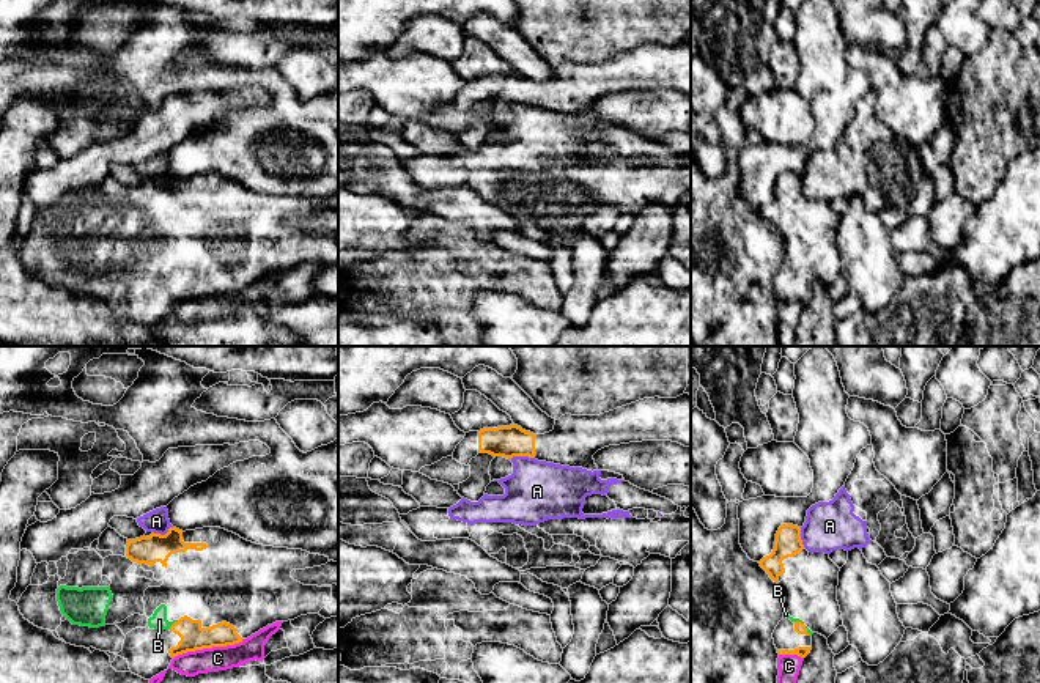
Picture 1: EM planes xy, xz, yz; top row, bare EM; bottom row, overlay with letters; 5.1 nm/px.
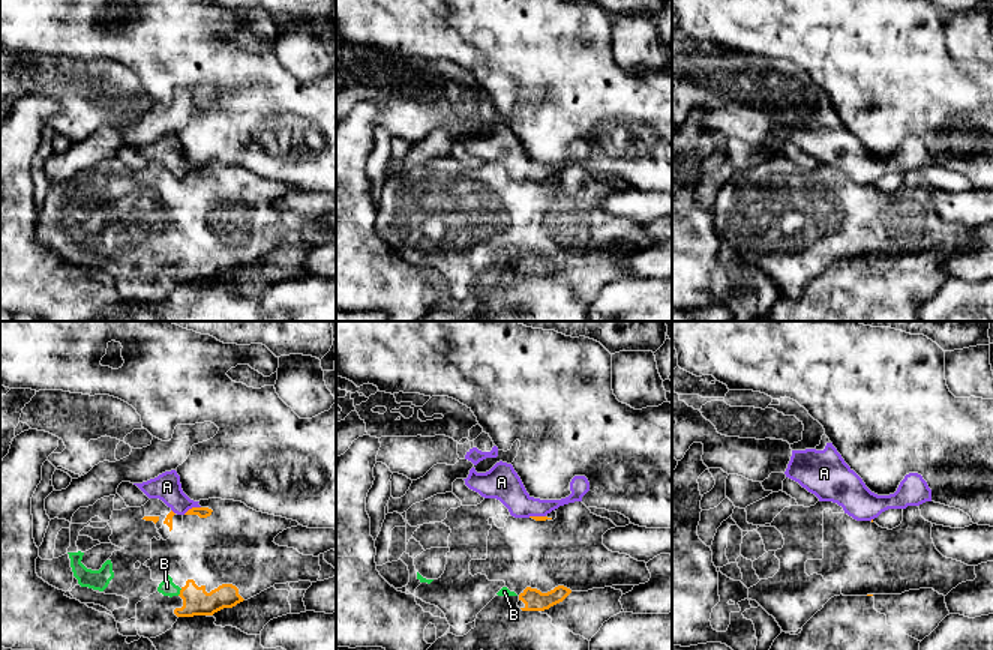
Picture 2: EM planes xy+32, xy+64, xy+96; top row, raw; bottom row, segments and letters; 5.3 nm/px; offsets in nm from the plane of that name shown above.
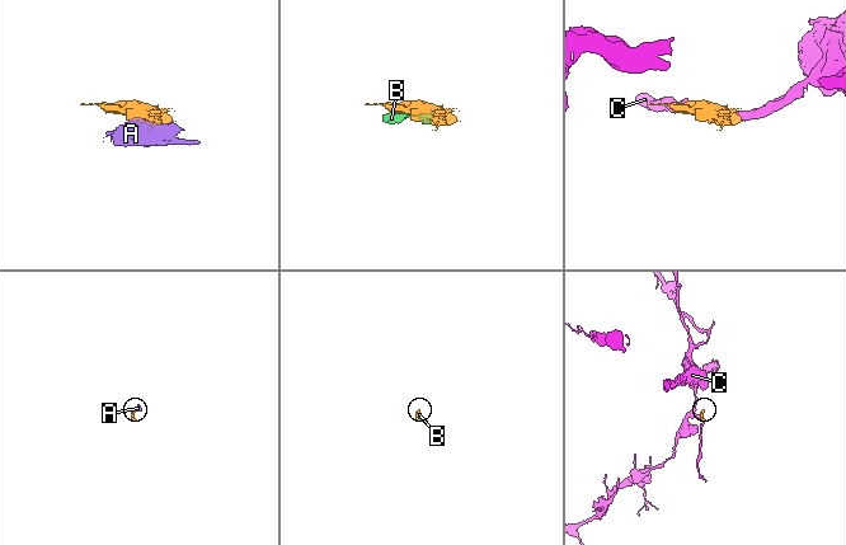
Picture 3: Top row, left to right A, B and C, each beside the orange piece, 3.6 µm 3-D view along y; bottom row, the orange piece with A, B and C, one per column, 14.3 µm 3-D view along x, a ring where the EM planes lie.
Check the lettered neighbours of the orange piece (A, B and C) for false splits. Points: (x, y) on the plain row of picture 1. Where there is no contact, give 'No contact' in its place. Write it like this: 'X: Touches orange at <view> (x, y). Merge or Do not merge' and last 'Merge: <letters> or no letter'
A: Touches orange at xz (523, 103). Do not merge
B: Touches orange at xy (173, 271). Merge
C: Touches orange at xy (208, 295). Do not merge
Merge: B

